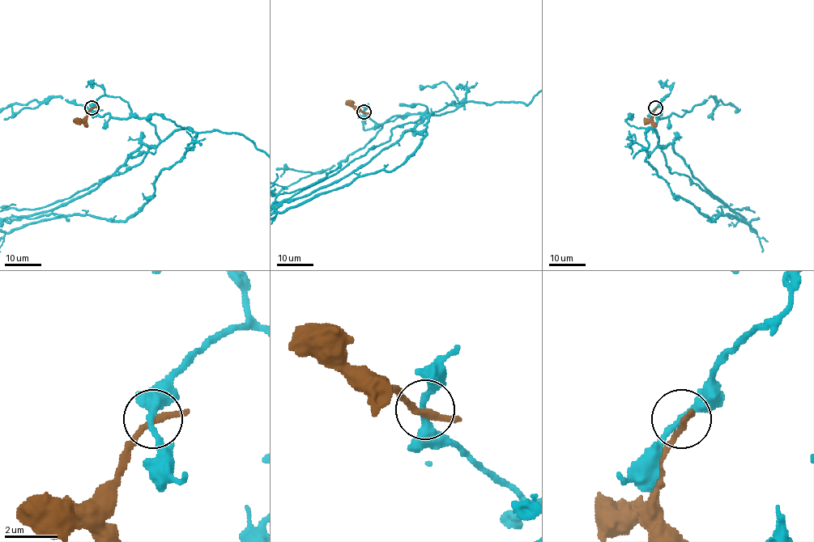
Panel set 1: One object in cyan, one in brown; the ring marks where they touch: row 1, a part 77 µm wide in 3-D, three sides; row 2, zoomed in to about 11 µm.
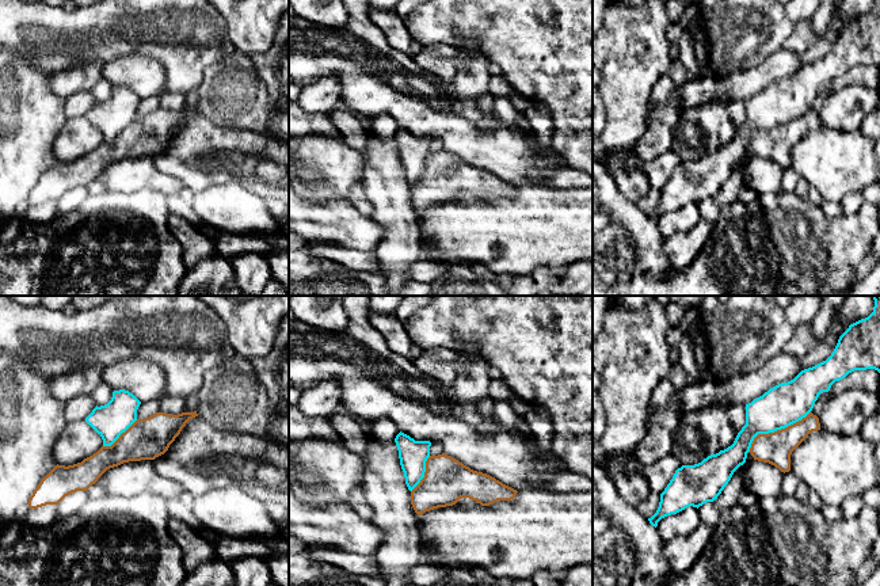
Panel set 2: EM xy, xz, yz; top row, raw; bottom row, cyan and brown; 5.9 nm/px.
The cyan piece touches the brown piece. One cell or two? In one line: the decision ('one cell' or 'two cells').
two cells

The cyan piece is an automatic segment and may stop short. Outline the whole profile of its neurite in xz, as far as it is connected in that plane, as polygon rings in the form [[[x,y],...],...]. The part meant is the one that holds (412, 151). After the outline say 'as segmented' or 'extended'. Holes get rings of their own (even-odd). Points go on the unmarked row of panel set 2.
[[[404,129],[395,134],[405,180],[412,187],[424,174],[426,157],[430,153],[430,137],[415,137]]]; as segmented

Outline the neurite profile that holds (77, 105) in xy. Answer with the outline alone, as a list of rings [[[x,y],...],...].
[[[92,91],[76,92],[65,98],[64,114],[69,119],[72,117],[85,117],[85,114],[96,103]]]

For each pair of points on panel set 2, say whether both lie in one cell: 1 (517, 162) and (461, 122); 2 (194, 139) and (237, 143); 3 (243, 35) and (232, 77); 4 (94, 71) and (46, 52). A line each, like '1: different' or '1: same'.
1: same
2: same
3: different
4: different

